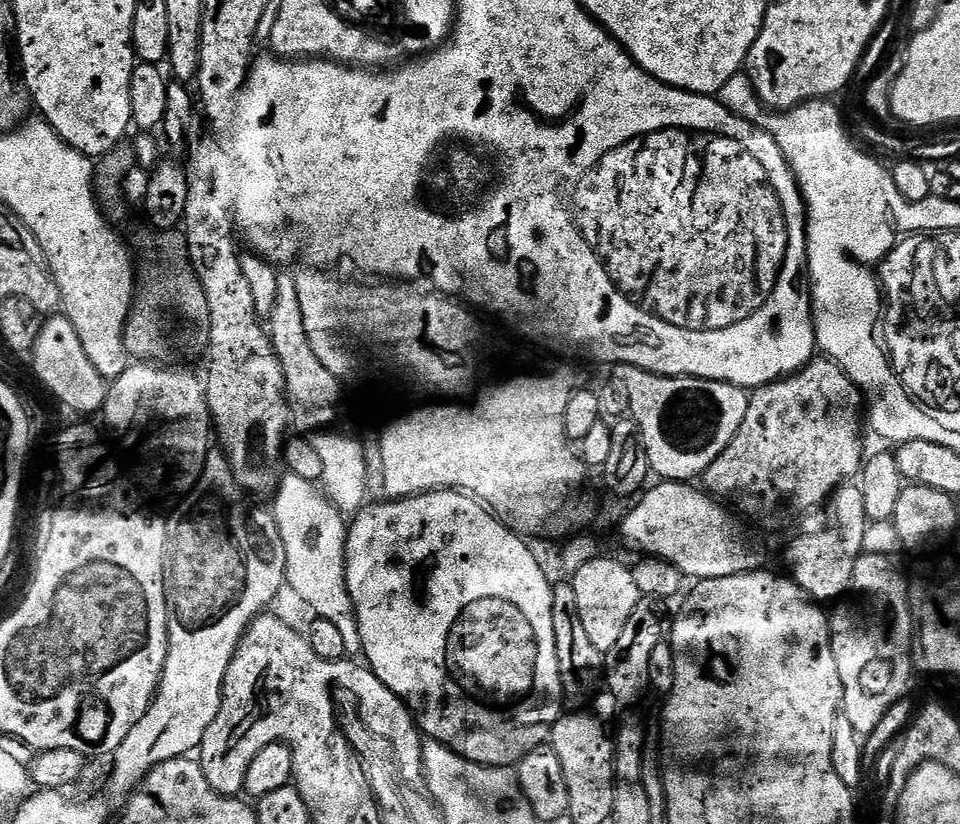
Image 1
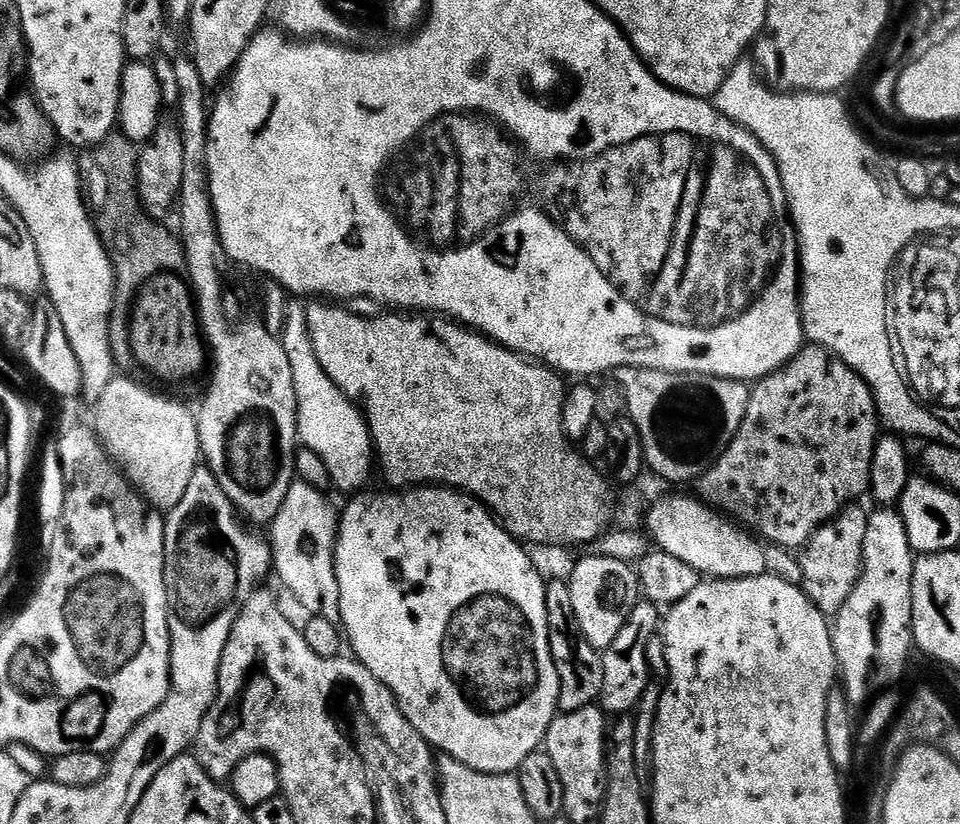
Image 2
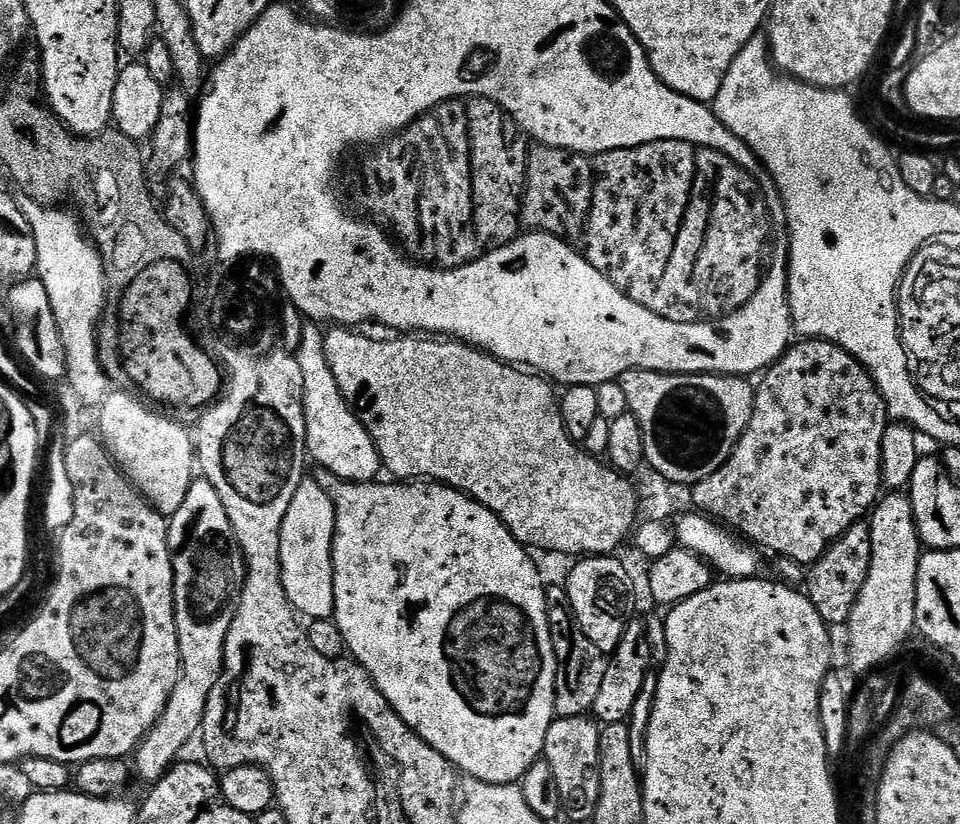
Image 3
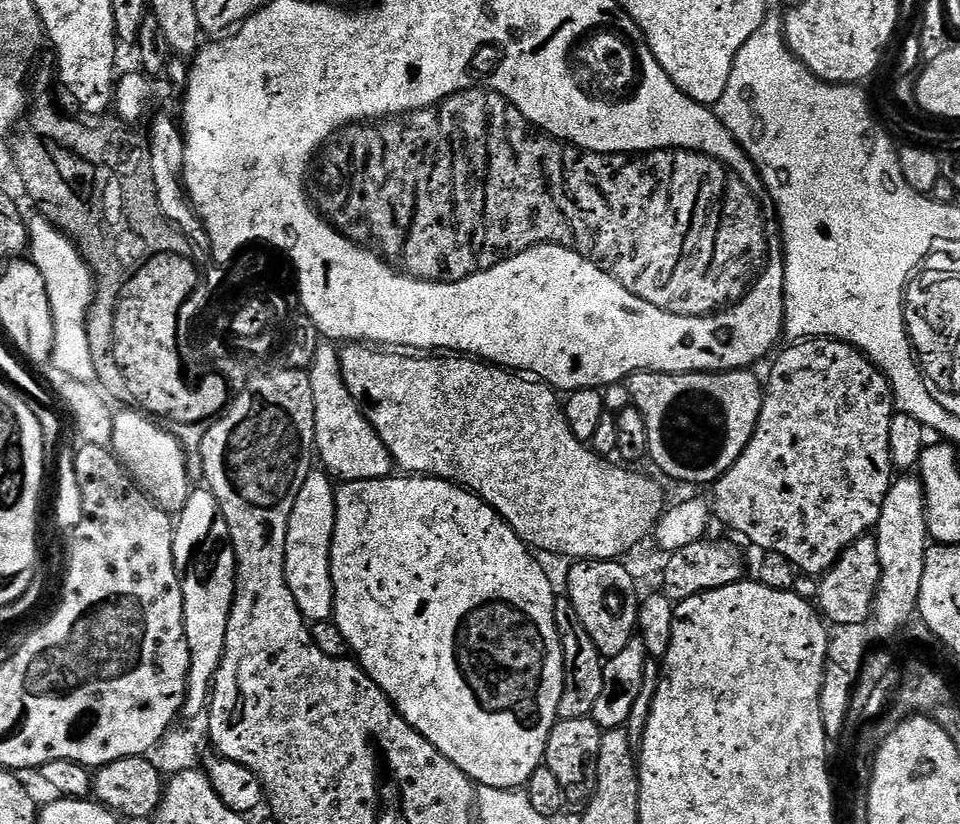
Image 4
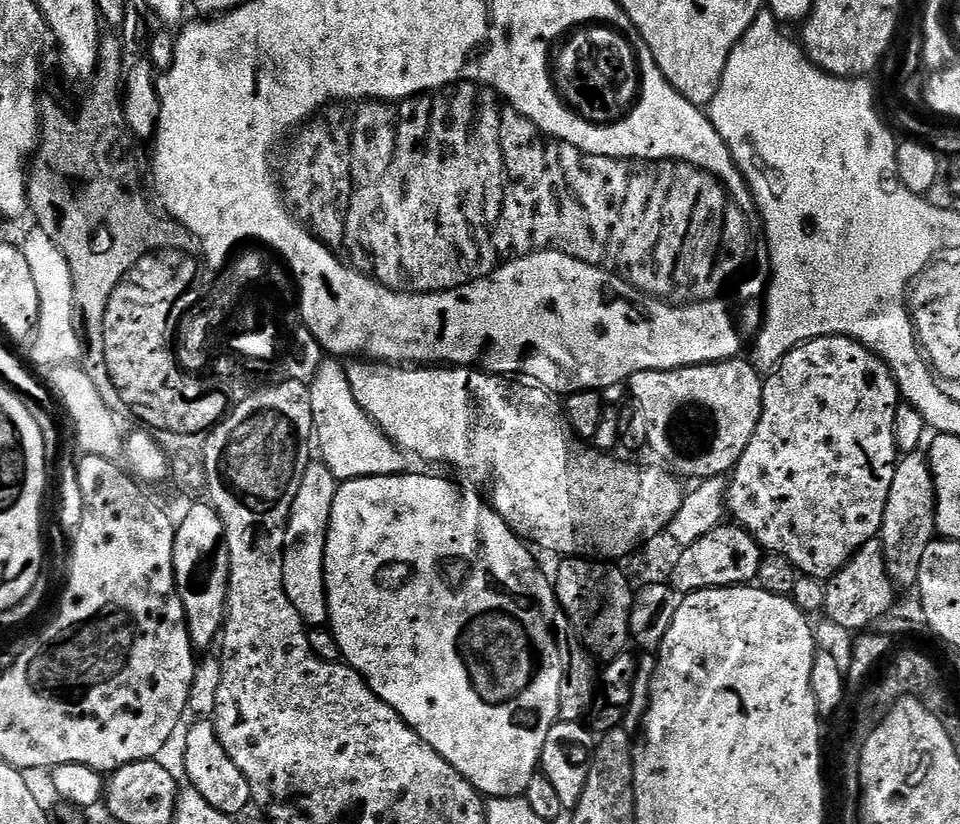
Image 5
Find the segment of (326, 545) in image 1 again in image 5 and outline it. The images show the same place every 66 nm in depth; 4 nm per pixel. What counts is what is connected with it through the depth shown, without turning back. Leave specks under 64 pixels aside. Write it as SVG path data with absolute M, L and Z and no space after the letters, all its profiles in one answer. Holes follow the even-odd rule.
M315 462L299 473L292 513L288 516L288 538L284 546L284 589L305 625L328 623L328 595L324 589L324 547L328 537L330 510L335 508L338 481L322 462Z

